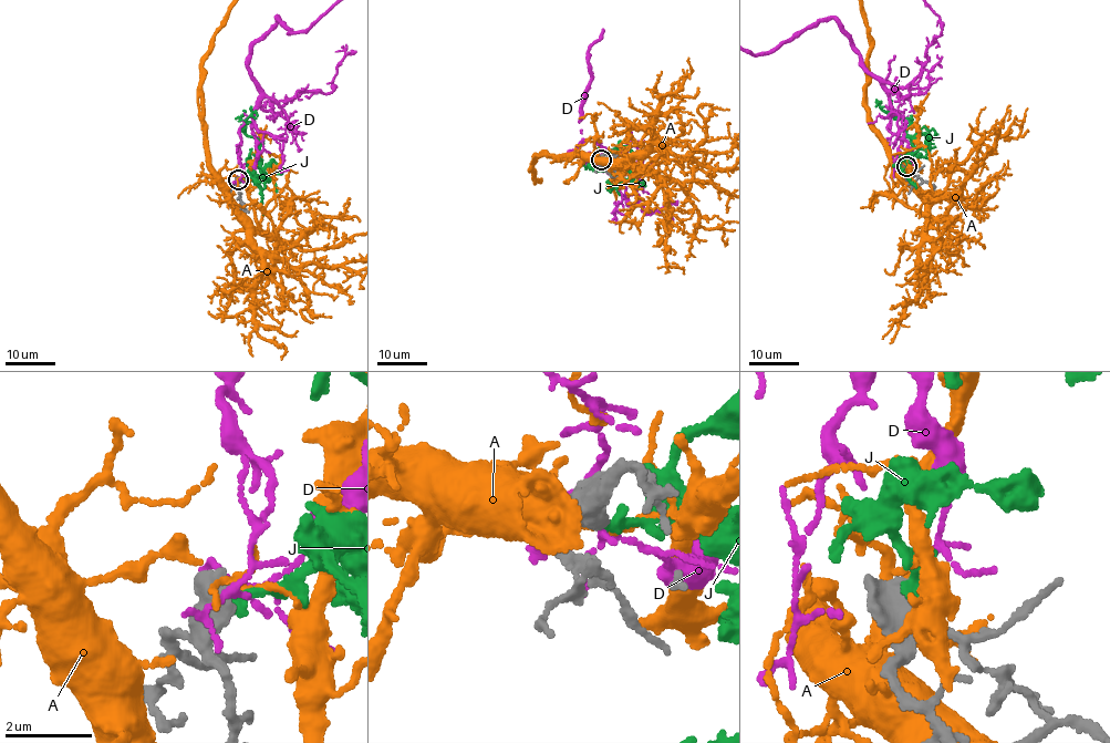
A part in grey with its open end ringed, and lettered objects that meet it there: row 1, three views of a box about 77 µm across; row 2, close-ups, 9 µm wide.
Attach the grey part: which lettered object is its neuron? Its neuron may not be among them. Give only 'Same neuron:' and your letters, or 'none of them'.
Same neuron: J

